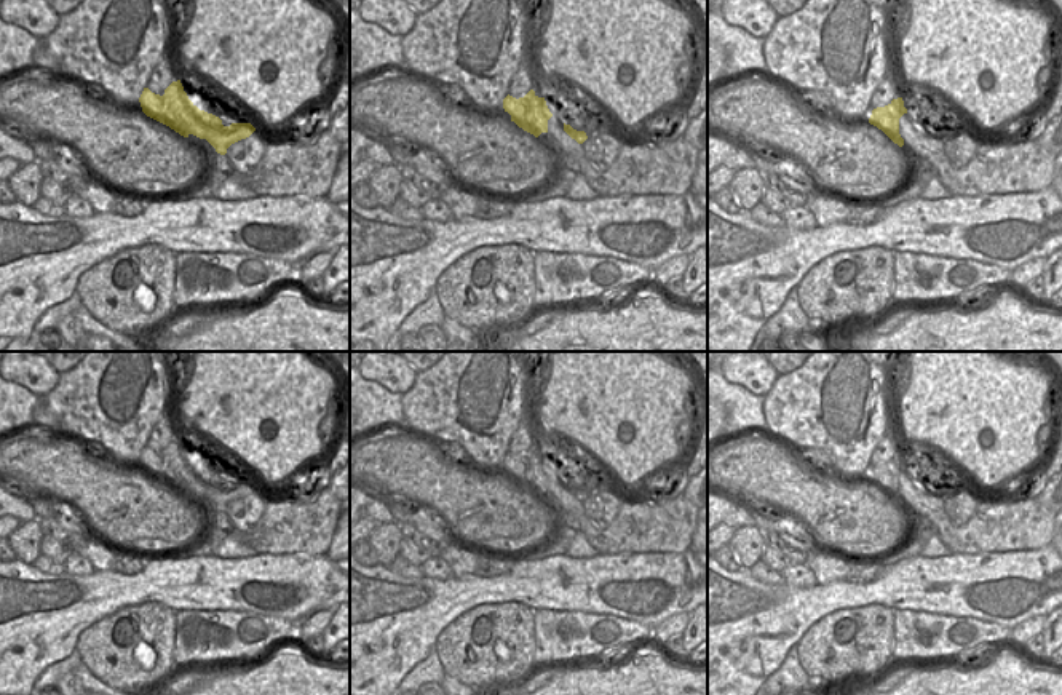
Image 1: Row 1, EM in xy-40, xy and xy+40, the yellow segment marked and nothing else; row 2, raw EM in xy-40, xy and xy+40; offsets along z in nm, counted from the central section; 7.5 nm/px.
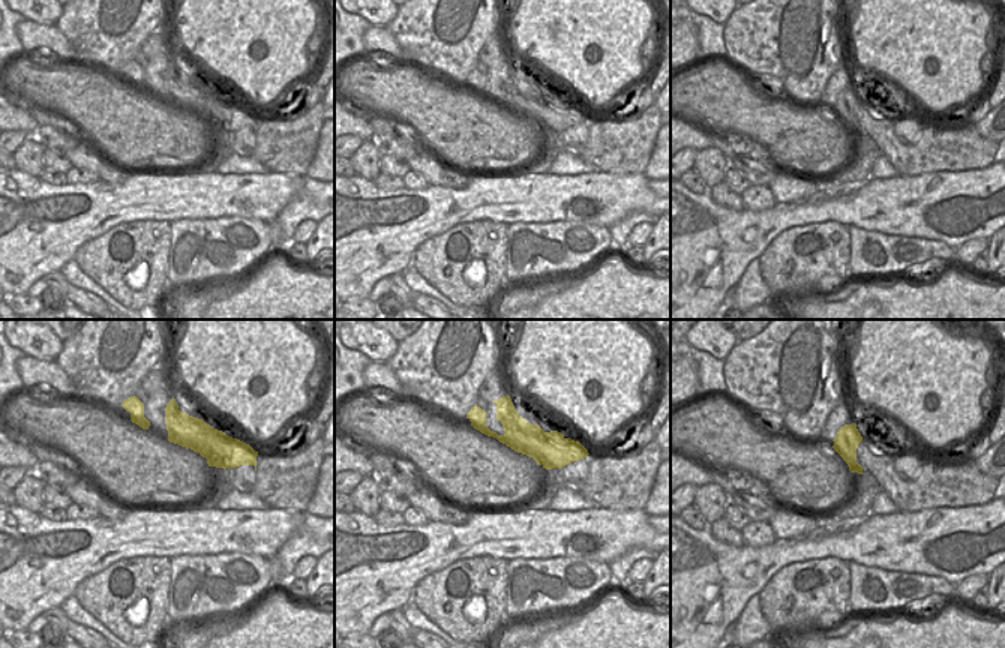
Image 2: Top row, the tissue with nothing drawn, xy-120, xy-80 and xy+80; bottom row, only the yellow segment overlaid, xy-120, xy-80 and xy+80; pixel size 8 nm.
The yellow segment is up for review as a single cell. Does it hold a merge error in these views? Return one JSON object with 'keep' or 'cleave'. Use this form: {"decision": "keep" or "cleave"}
{"decision": "cleave"}

